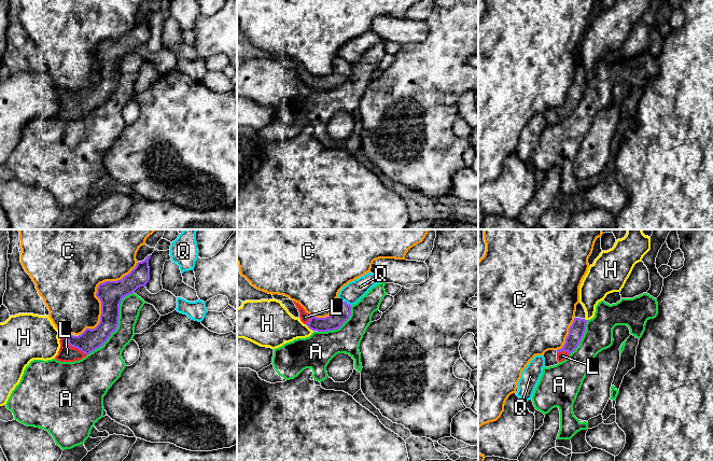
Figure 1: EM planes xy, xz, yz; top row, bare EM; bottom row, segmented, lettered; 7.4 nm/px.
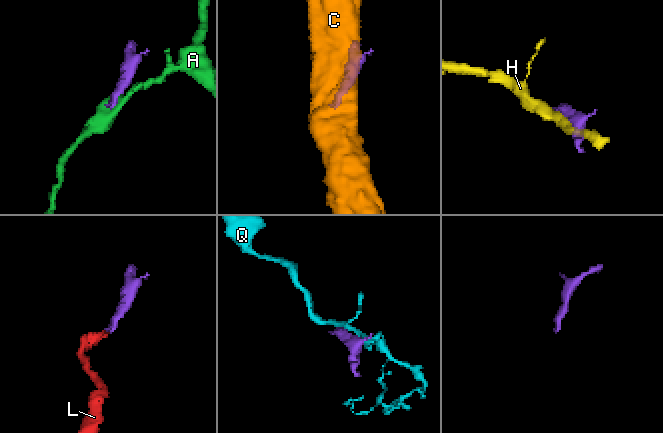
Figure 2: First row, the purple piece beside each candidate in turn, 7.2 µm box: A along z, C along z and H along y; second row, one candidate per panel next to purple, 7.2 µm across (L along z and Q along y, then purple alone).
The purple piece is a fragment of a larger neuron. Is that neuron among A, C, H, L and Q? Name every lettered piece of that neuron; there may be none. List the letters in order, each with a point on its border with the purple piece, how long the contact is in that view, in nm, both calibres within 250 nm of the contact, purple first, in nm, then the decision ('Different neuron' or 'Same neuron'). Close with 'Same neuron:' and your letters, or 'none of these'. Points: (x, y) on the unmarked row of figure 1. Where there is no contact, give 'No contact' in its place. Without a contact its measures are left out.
A: Touches purple at xy (117, 83). Shared border 600 nm. Thickness 190 nm (purple) against 190 nm. Different neuron
C: Touches purple at xy (96, 52). Shared border 700 nm. Thickness 190 nm (purple) against 480 nm. Different neuron
H: Touches purple at xz (309, 86). Shared border 80 nm. Thickness 120 nm (purple) against 280 nm. Different neuron
L: Touches purple at xy (72, 105). Shared border 240 nm. Thickness 160 nm (purple) against 130 nm. Same neuron
Q: Touches purple at xz (348, 63). Shared border 60 nm. Thickness 130 nm (purple) against 150 nm. Different neuron
Same neuron: L

